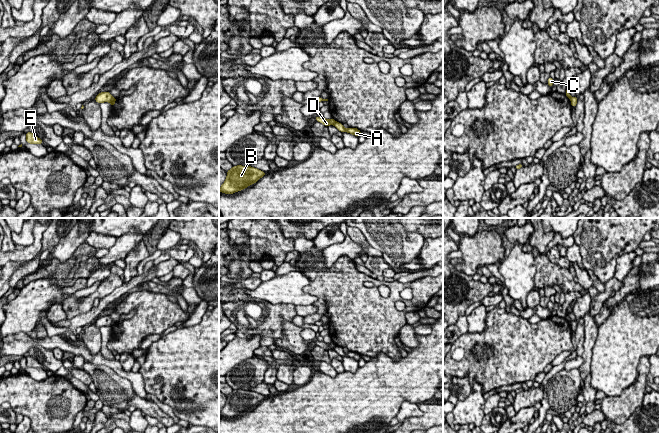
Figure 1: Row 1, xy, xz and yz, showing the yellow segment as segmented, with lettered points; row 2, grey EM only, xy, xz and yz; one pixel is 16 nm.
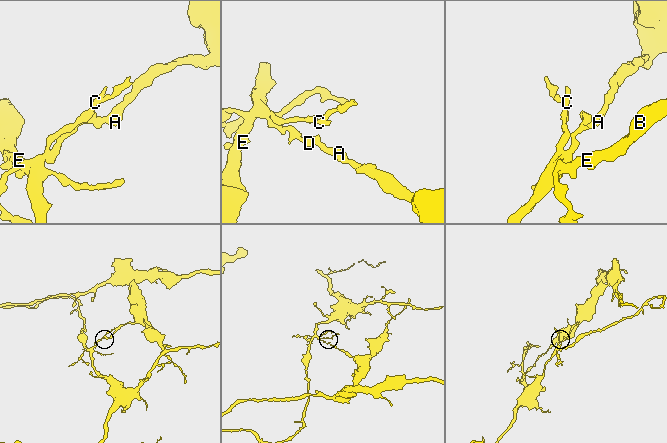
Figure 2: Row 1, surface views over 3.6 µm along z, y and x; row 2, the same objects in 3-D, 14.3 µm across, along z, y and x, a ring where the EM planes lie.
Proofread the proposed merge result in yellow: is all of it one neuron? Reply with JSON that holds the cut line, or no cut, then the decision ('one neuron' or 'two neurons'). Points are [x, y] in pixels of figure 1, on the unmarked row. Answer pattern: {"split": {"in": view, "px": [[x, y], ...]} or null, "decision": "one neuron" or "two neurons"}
{"split": {"in": "xz", "px": [[335, 345], [332, 348]]}, "decision": "two neurons"}

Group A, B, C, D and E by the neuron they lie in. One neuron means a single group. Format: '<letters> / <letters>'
A B C E / D

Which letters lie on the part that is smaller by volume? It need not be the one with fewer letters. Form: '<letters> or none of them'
D

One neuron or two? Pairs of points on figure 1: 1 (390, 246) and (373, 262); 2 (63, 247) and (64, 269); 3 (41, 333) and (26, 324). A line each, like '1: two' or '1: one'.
1: two
2: two
3: two

